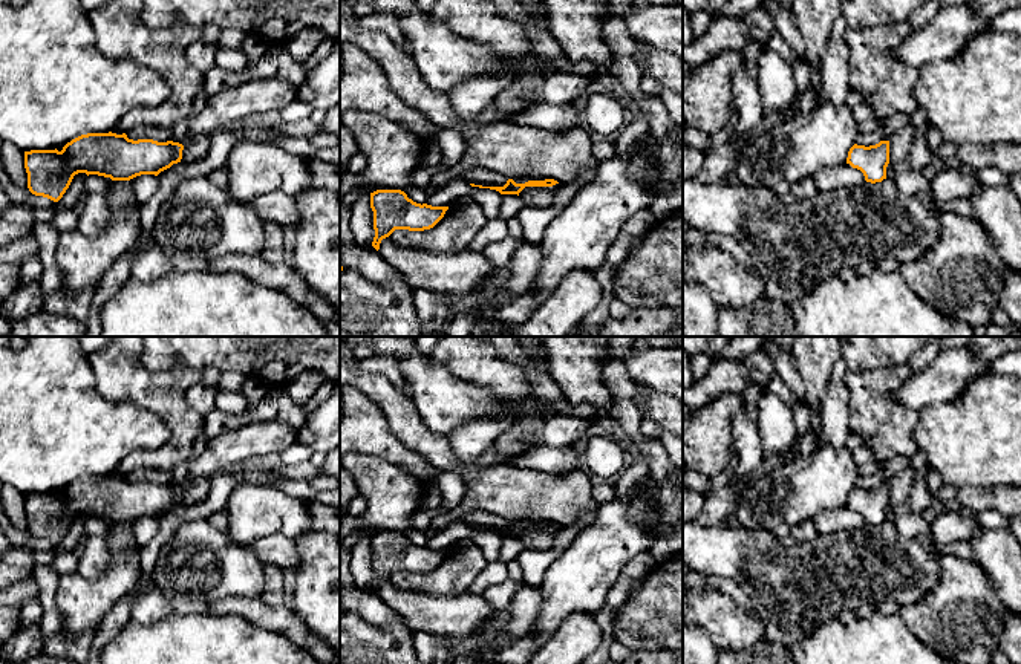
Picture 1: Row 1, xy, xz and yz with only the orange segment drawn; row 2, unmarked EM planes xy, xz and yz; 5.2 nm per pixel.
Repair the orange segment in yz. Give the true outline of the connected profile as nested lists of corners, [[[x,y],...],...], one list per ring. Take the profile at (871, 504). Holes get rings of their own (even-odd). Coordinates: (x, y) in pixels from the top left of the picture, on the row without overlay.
[[[889,483],[869,490],[854,487],[848,494],[846,506],[860,513],[866,525],[882,525],[886,522],[889,506]]]

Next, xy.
[[[87,476],[67,485],[61,494],[24,494],[28,531],[35,539],[58,545],[78,516],[112,523],[155,517],[181,505],[184,488],[153,482],[129,482],[126,476]]]

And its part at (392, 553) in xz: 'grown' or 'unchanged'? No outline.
unchanged

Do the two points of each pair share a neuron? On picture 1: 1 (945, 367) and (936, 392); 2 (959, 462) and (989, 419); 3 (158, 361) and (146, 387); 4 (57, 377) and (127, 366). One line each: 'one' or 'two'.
1: one
2: one
3: two
4: two

